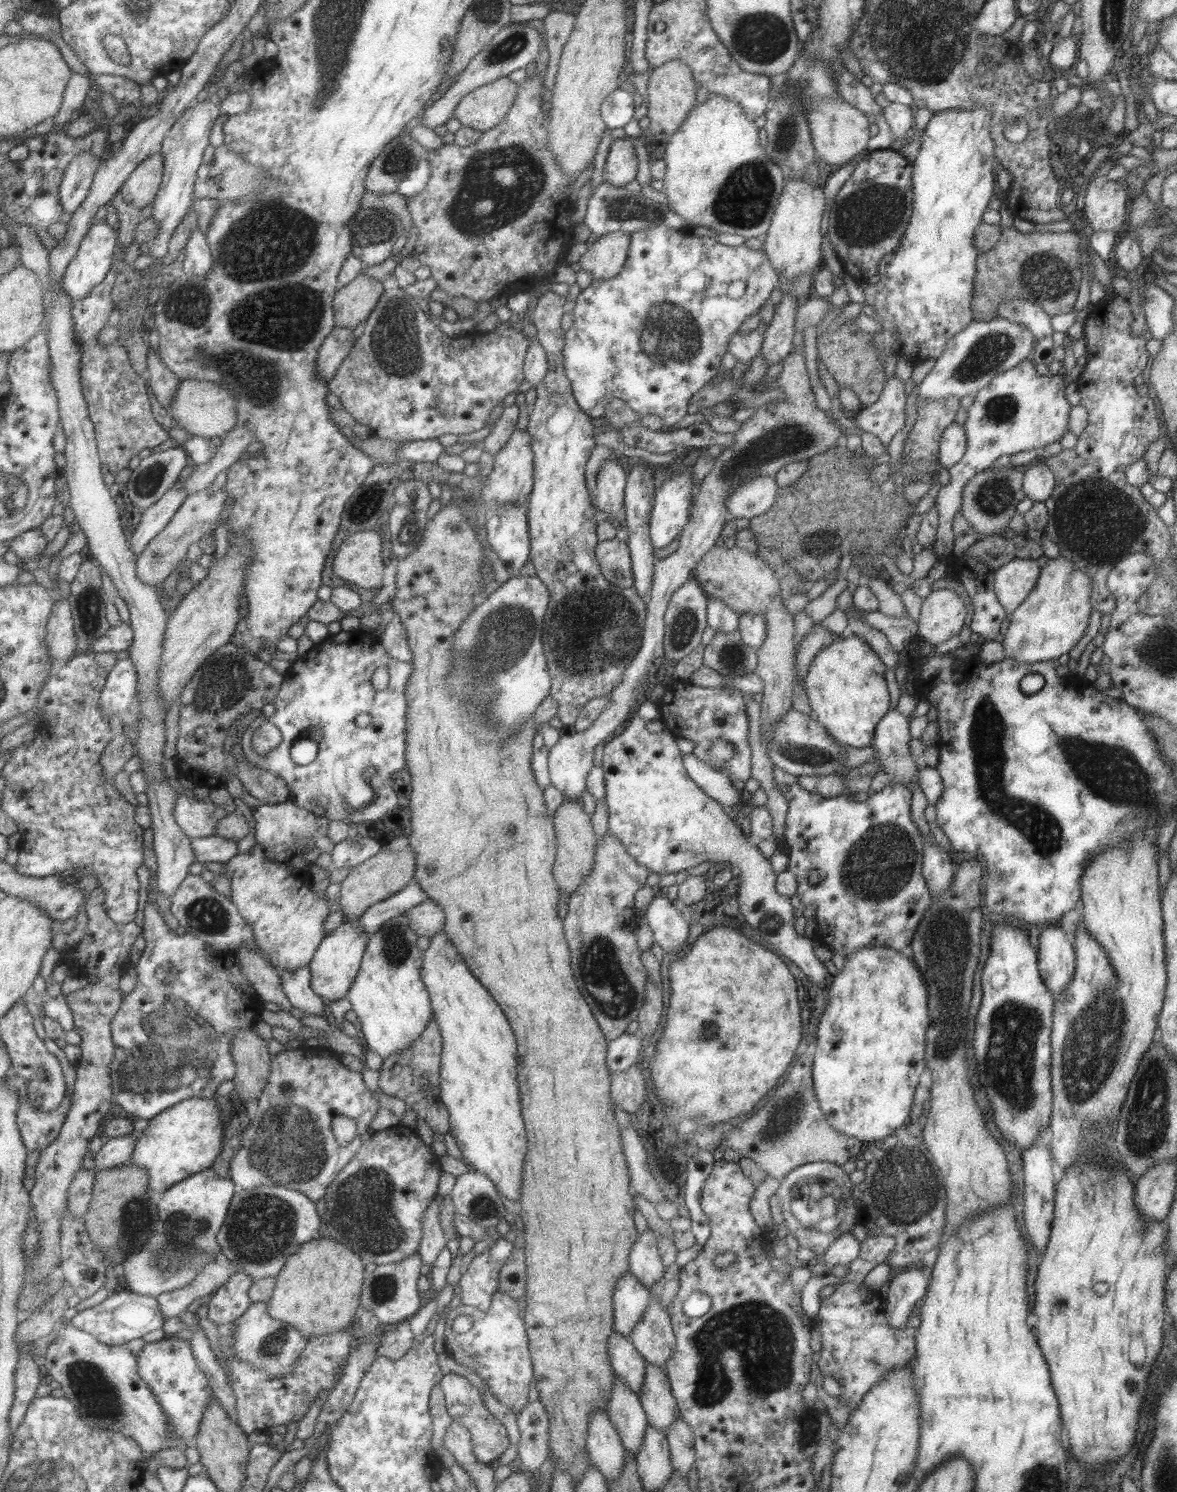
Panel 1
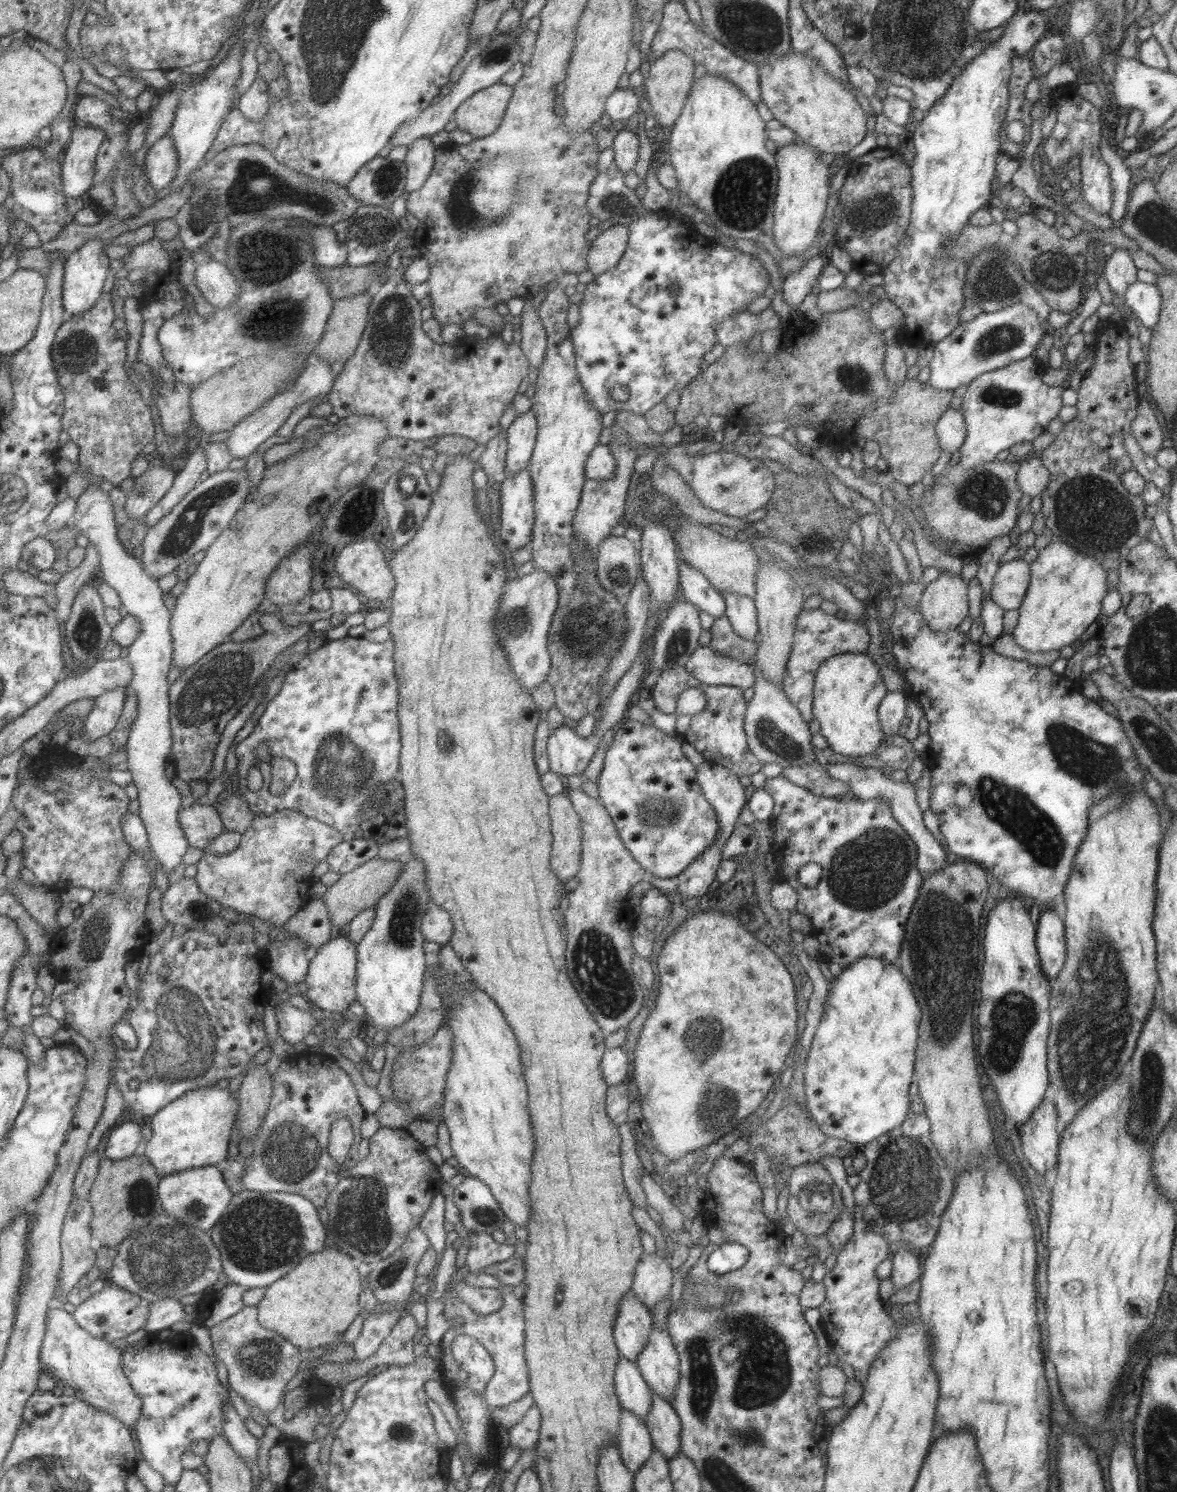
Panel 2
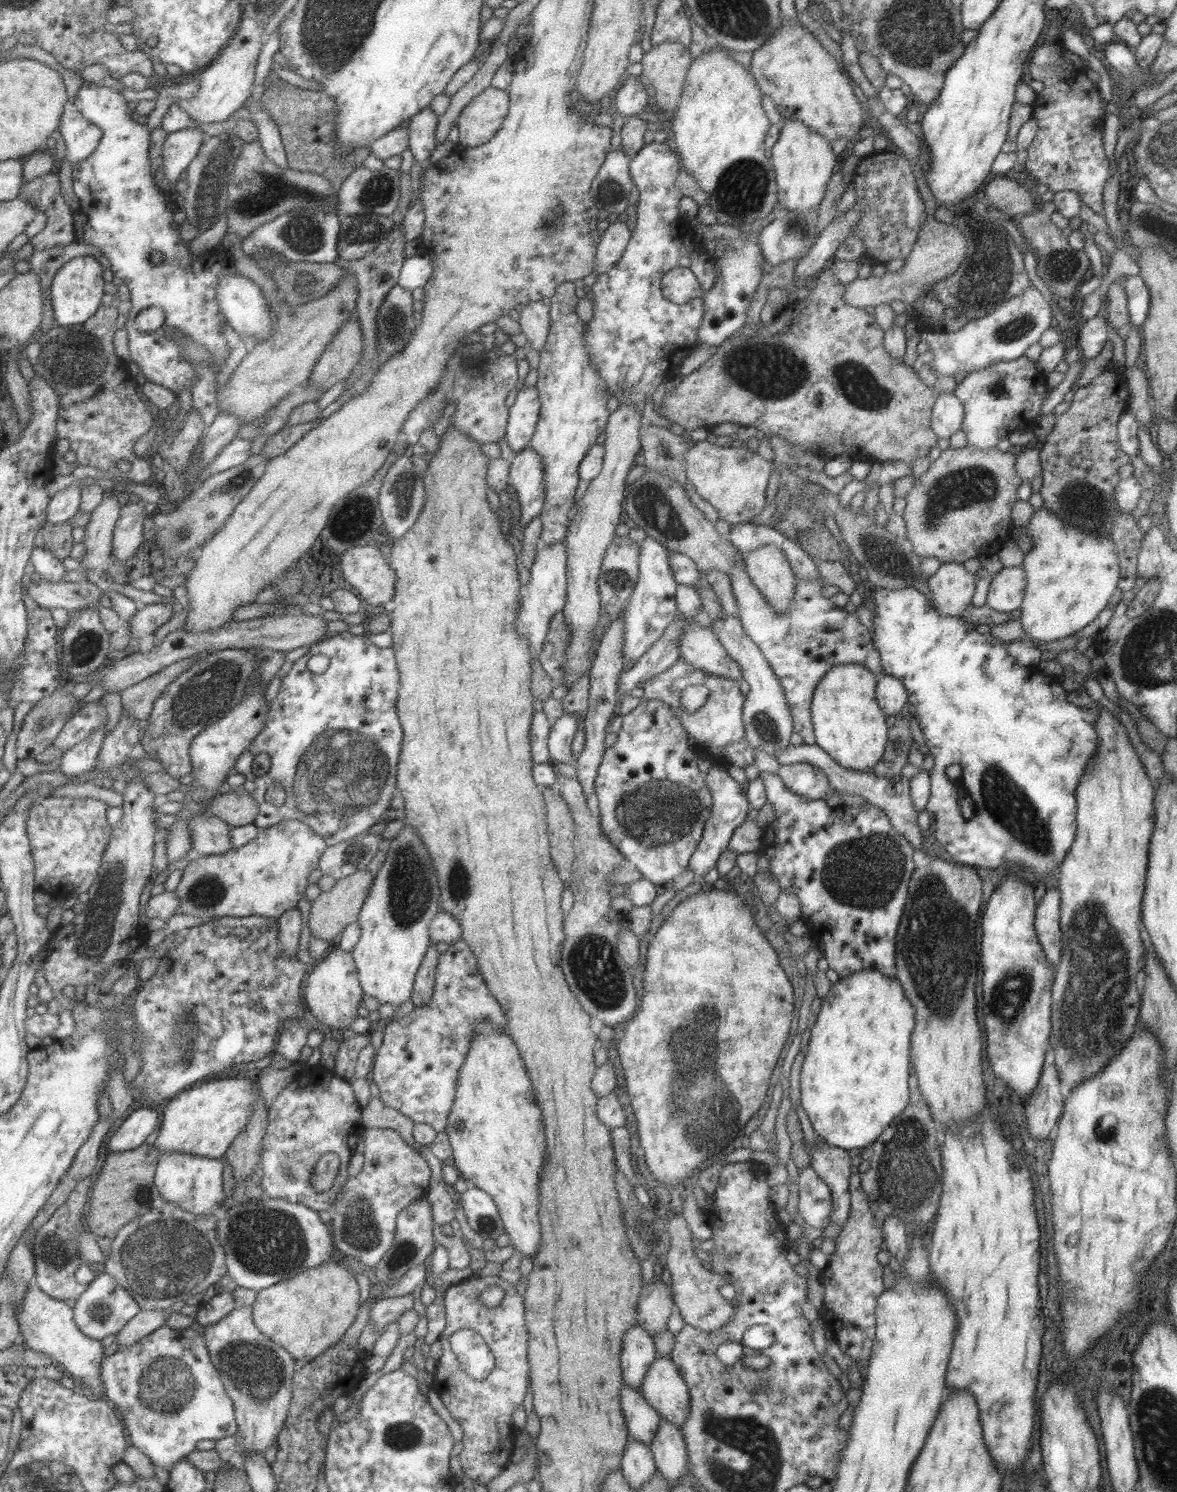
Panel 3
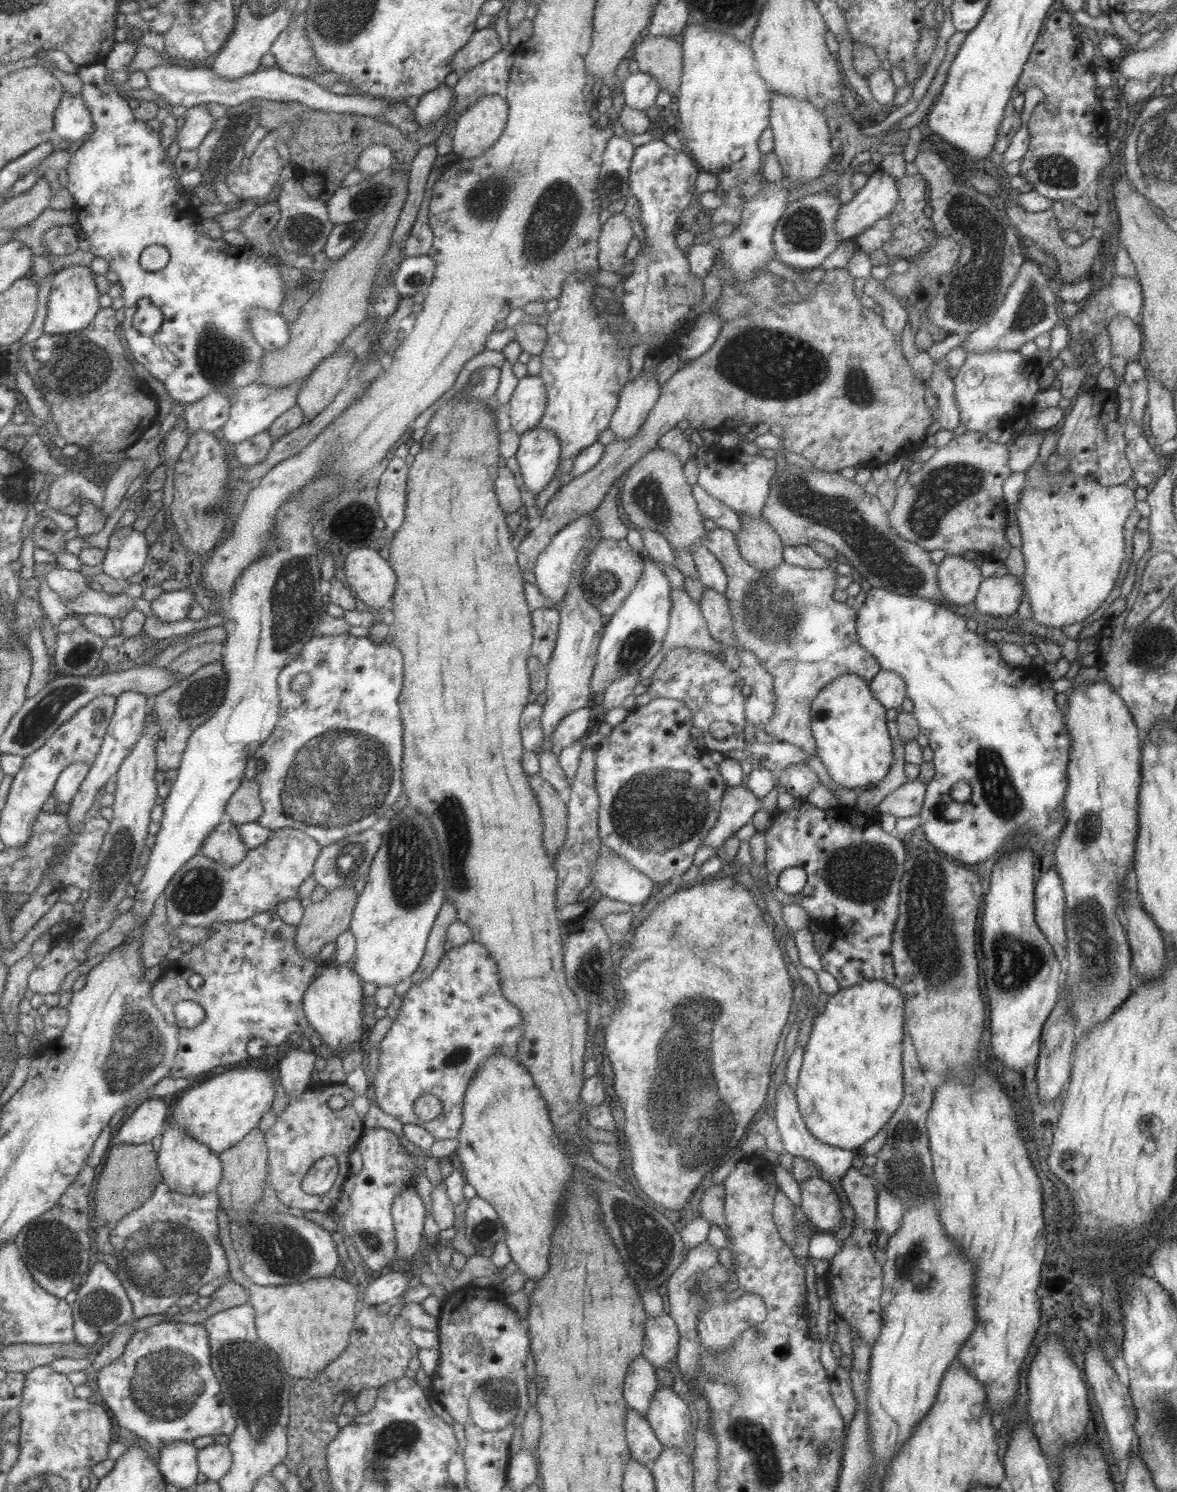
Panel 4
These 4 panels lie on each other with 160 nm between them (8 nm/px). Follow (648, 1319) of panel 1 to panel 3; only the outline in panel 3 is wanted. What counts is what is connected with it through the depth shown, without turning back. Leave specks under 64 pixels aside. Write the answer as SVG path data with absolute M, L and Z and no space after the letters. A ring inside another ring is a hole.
M670 1355L655 1358L650 1362L642 1378L640 1395L660 1416L660 1420L682 1428L689 1416L690 1396L687 1385Z

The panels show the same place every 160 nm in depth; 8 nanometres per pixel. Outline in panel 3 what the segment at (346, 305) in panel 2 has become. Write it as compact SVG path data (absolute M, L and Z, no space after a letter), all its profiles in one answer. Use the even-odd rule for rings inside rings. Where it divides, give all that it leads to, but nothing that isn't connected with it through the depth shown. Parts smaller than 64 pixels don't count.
M352 315L317 359L307 380L308 385L325 393L335 382L345 381L360 360L361 338L358 319Z

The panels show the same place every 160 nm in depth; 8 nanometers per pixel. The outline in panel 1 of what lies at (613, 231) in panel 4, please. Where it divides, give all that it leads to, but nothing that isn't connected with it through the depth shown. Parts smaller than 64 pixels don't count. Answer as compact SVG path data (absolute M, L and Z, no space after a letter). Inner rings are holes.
M611 232L599 237L580 256L580 269L588 272L593 279L615 276L624 267L629 240L627 232Z

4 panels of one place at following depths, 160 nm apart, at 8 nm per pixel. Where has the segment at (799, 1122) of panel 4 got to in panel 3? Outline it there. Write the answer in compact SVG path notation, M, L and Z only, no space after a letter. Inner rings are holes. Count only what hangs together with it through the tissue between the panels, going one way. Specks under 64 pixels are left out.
M813 1142L813 1148L807 1150L811 1155L810 1167L829 1188L832 1199L830 1222L842 1227L848 1217L850 1197L848 1192L848 1178L851 1176L850 1157L844 1149L839 1149L823 1142Z

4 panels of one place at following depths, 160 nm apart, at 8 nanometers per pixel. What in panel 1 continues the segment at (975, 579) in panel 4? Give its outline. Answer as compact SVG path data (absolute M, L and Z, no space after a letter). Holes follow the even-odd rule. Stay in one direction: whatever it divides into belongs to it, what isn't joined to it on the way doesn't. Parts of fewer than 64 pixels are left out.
M947 588L930 590L920 604L918 639L937 646L940 642L957 635L968 620L961 595Z

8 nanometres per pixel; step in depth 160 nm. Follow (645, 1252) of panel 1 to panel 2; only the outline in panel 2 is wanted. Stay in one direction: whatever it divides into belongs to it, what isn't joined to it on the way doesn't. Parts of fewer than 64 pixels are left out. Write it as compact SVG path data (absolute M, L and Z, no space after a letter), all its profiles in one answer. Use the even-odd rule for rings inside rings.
M642 1253L637 1260L630 1290L635 1298L650 1311L669 1295L671 1277L674 1274L669 1268L669 1262L659 1253Z

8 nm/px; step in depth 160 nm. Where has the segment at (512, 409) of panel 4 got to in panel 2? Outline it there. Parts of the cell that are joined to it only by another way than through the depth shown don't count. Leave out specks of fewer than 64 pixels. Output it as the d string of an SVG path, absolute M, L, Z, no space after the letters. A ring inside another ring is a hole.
M528 409L518 414L505 430L506 465L502 477L527 468L535 446L536 428L534 412Z

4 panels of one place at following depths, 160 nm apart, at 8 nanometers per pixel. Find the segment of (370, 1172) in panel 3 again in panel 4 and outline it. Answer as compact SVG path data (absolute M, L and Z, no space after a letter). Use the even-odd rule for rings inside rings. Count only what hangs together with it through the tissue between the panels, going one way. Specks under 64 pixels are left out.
M383 1128L364 1129L356 1143L363 1166L353 1178L353 1191L349 1195L349 1209L340 1214L339 1229L347 1233L356 1248L365 1269L370 1275L378 1272L391 1260L395 1260L396 1240L390 1209L393 1198L399 1196L411 1178L419 1174L409 1154L389 1130ZM412 1176L412 1177L409 1177Z

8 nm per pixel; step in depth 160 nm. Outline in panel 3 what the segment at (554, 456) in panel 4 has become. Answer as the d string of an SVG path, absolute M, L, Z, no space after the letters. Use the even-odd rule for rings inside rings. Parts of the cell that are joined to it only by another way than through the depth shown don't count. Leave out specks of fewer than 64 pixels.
M523 448L509 460L510 482L517 493L523 528L529 520L540 512L544 503L544 464L542 456L531 448Z

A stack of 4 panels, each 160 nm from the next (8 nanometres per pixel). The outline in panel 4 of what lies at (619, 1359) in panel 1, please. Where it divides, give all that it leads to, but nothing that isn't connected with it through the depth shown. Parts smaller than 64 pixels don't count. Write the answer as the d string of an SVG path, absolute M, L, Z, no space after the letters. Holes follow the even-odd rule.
M631 1409L627 1412L624 1429L630 1458L639 1464L649 1466L662 1451L662 1444L653 1434L645 1418Z

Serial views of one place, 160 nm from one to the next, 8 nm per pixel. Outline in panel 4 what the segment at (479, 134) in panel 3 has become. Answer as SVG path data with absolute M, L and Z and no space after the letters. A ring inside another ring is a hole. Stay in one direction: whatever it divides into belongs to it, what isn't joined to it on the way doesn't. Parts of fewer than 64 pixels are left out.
M489 94L469 105L456 119L451 134L457 159L477 158L491 148L505 128L507 115L502 94Z

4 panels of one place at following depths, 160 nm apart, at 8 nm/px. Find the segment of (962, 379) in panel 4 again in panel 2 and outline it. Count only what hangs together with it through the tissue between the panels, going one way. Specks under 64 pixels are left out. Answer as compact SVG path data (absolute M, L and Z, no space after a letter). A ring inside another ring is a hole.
M1029 355L971 379L960 404L966 431L958 450L959 466L975 468L993 460L998 452L1021 442L1032 442L1045 432L1048 422L1063 406L1064 385L1047 386L1041 381L1041 375L1041 365L1033 355Z

